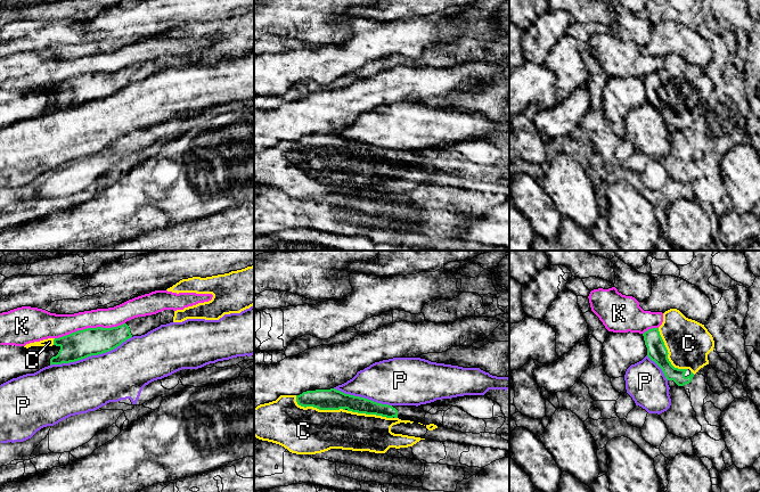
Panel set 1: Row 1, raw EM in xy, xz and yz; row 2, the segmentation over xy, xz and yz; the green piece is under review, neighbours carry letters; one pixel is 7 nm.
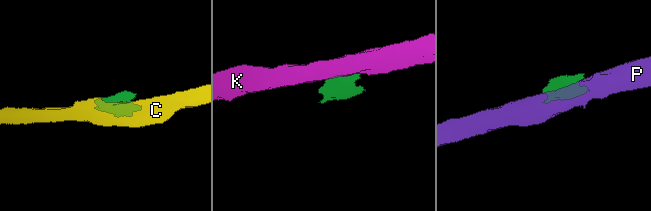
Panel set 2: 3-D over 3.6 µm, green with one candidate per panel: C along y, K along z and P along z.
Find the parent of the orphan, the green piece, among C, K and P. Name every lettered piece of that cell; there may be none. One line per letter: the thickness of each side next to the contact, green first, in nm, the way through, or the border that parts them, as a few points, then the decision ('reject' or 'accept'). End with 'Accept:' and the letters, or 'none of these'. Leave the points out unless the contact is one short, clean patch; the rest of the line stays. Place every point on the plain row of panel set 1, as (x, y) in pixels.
C: calibres 150 and 340 nm; accept
K: calibres 200 and 180 nm; reject
P: calibres 200 and 380 nm; reject
Accept: C

